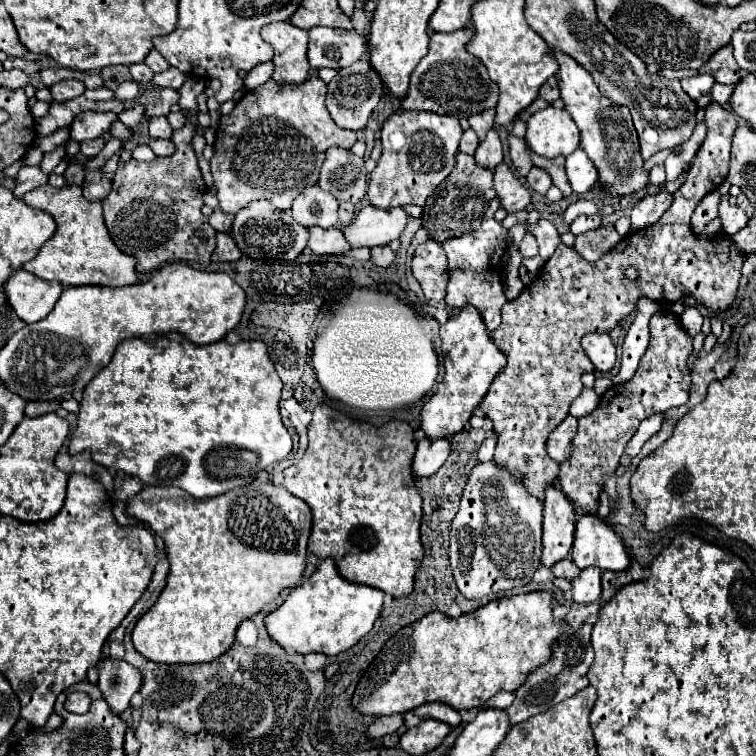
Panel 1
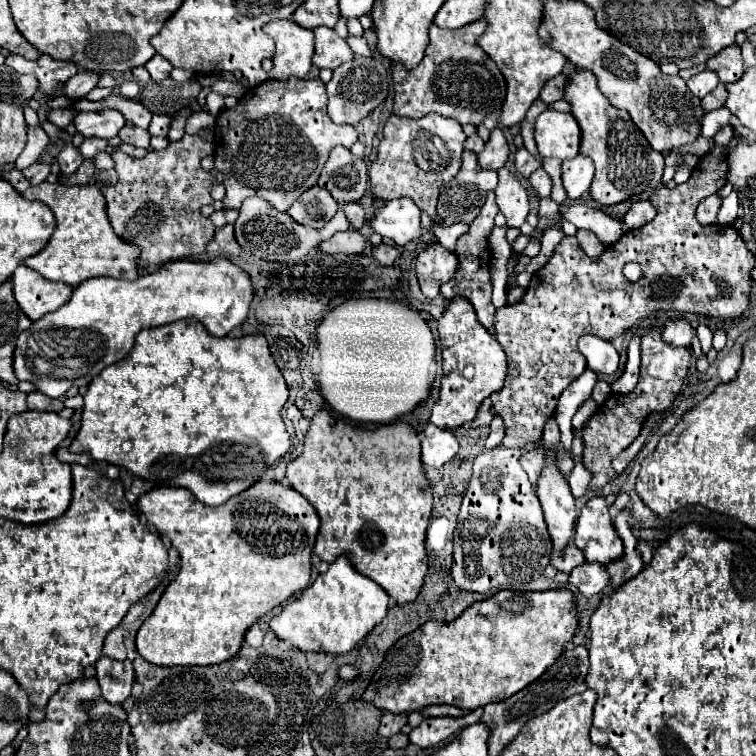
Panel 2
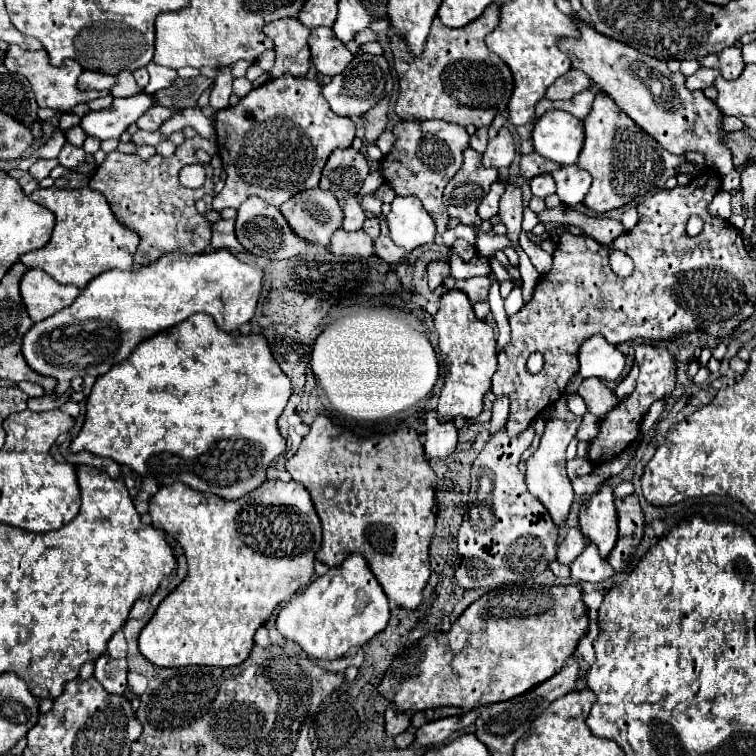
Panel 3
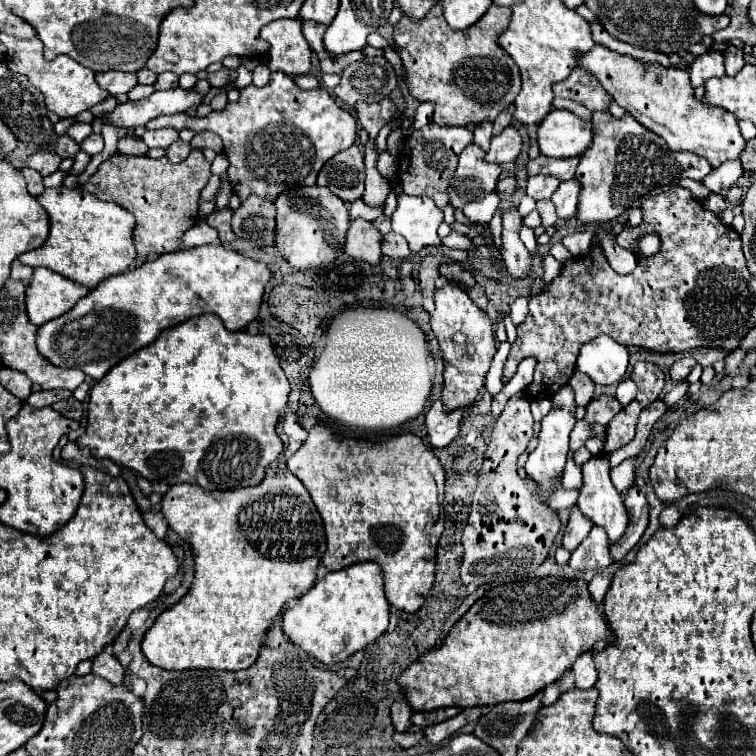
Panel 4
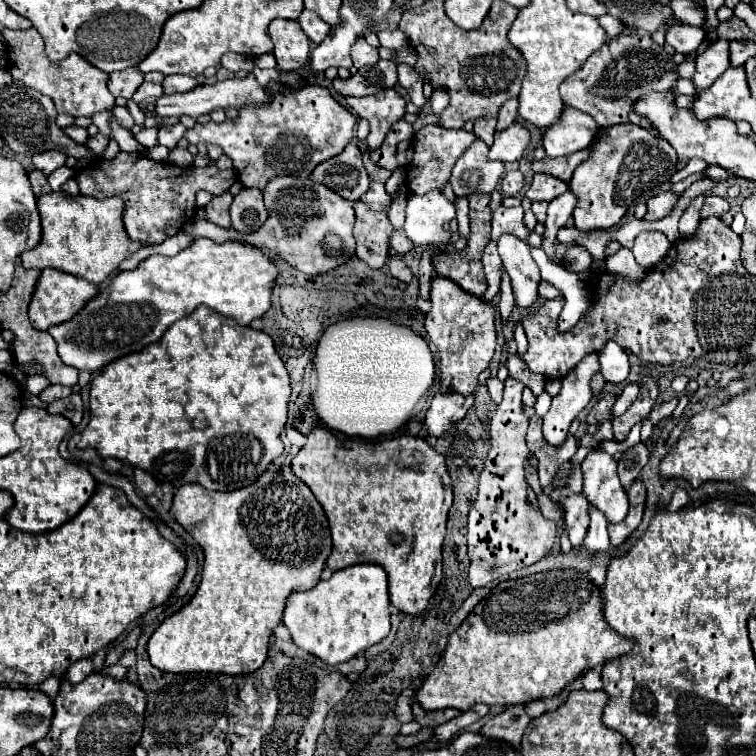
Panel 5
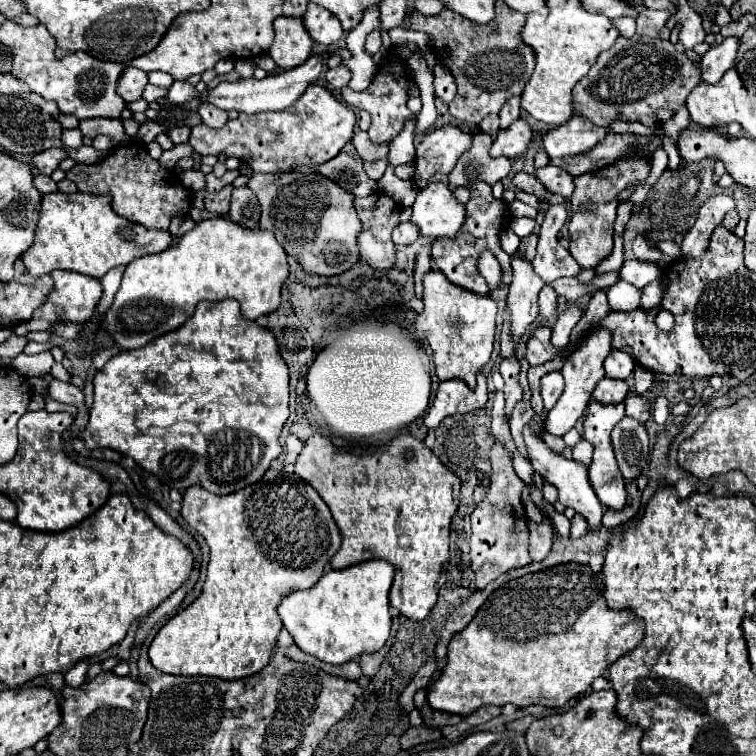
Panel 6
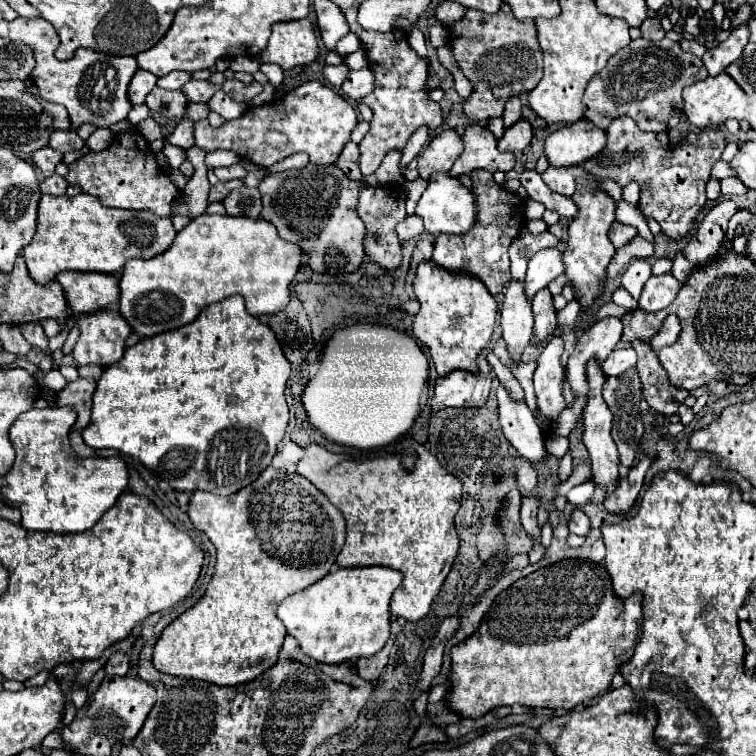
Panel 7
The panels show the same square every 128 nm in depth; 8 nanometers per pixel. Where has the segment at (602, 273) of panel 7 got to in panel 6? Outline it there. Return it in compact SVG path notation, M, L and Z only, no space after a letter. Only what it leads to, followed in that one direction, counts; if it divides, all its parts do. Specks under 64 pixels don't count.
M624 156L616 164L608 164L608 168L600 168L596 172L586 172L574 178L574 194L570 196L572 218L568 224L570 232L570 254L582 268L598 266L612 252L612 232L618 208L618 194L628 188L630 182L636 180L642 186L652 170L652 160L640 160L640 156Z

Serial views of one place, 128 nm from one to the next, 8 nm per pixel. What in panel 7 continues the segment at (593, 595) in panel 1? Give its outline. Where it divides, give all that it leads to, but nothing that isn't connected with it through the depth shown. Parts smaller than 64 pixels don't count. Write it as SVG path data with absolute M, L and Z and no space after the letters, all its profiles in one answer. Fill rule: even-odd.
M498 386L498 412L500 426L504 430L506 440L518 450L520 456L530 460L532 464L544 464L548 460L548 452L544 448L544 436L532 416L530 408L522 402L514 402L504 386ZM582 482L582 484L578 484L578 486L574 486L568 494L566 494L566 498L568 498L568 502L572 504L572 506L586 506L586 504L590 504L592 502L592 494L594 494L594 484L592 482Z

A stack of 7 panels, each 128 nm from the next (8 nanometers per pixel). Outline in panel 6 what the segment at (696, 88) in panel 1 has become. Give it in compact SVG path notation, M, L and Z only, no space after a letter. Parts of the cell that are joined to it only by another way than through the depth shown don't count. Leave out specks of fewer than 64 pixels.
M726 38L722 44L712 46L702 56L702 62L700 62L702 82L716 84L722 78L722 74L734 66L736 50L738 50L738 38Z

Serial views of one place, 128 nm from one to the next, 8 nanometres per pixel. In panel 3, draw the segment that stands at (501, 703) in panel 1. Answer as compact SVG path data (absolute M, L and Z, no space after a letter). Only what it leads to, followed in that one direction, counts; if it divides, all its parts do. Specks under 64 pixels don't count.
M440 718L436 722L428 722L416 730L416 742L420 746L438 746L444 740L448 740L454 732L462 728L460 718Z

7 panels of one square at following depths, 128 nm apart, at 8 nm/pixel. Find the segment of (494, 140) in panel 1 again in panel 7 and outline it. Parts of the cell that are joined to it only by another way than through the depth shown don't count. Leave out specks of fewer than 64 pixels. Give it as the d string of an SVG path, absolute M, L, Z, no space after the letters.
M518 120L514 126L510 126L504 136L498 140L500 152L522 152L532 140L532 126L528 120Z

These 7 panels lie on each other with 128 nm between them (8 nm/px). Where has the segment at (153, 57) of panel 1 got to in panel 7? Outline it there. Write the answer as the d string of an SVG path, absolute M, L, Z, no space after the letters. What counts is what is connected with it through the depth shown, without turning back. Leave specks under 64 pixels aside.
M190 80L190 82L186 82L180 90L184 90L184 96L186 96L190 102L208 102L218 88L220 88L220 86L210 84L210 82Z

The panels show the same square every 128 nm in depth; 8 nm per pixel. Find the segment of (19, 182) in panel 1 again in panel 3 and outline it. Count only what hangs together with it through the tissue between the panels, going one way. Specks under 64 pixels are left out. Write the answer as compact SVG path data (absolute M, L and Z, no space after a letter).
M36 160L36 162L30 166L30 174L40 182L40 180L44 180L44 178L50 174L50 170L52 170L56 164L58 164L56 160Z

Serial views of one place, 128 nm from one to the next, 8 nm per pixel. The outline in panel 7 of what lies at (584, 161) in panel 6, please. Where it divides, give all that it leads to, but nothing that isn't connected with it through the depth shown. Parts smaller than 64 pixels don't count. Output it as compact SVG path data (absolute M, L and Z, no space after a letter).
M622 116L612 120L606 136L608 144L604 146L604 152L578 166L582 166L594 178L610 178L622 188L628 182L636 180L642 188L638 204L642 214L652 216L670 238L682 238L692 228L698 212L706 204L706 182L710 178L712 166L720 160L720 154L726 146L724 134L720 130L710 130L702 134L690 132L686 144L670 150L668 132L644 132L636 126L632 118Z

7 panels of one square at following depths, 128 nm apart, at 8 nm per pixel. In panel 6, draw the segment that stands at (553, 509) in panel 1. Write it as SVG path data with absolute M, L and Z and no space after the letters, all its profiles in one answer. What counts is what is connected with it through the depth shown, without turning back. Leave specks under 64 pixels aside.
M600 328L600 330L594 330L592 336L584 338L584 342L576 348L576 352L572 352L564 364L564 368L560 370L564 380L566 380L566 388L562 392L562 396L558 398L558 402L554 404L554 408L548 412L548 418L544 422L544 430L548 434L554 434L554 436L564 436L570 428L574 428L576 420L584 414L588 402L590 402L590 394L596 386L596 382L604 376L604 358L610 354L612 350L612 344L610 344L610 332L606 328Z

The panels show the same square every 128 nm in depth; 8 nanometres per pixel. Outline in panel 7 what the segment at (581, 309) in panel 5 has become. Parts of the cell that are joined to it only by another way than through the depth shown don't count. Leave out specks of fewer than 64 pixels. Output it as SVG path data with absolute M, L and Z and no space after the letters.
M554 336L536 360L538 368L534 372L534 390L538 398L538 408L548 422L552 422L566 406L562 394L564 386L564 368L560 364L562 352L564 352L562 336Z

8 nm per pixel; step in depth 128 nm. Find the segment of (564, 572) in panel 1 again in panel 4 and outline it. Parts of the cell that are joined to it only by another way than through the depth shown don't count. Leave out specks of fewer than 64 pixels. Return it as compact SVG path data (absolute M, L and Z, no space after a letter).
M574 506L572 508L572 514L570 514L570 520L568 520L568 526L564 530L564 538L562 538L562 548L566 548L568 552L574 552L580 542L588 536L588 532L592 530L592 522L588 518L582 516L582 512Z

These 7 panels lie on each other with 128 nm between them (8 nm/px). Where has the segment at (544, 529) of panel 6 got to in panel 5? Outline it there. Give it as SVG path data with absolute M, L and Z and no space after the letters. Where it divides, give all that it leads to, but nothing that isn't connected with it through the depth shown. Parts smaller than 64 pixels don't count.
M544 492L538 494L538 506L540 506L540 512L544 518L550 518L554 522L558 522L562 518L562 510L558 506L558 502L554 502L550 496L546 496Z

